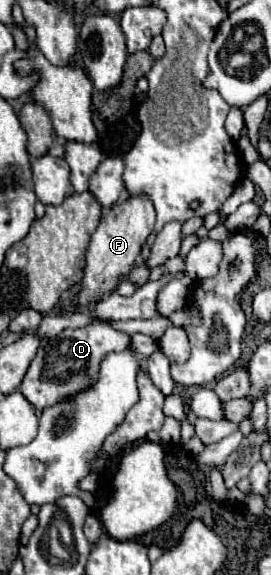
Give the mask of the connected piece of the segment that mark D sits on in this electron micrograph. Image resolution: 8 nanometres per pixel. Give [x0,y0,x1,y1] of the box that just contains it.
[19,319,133,411]

